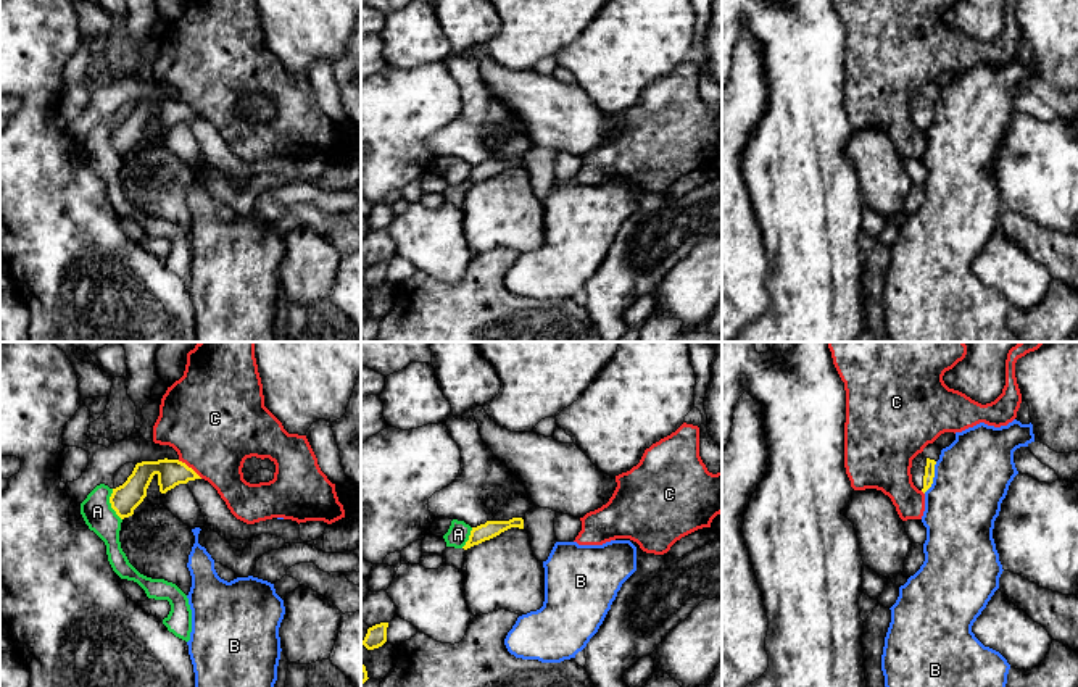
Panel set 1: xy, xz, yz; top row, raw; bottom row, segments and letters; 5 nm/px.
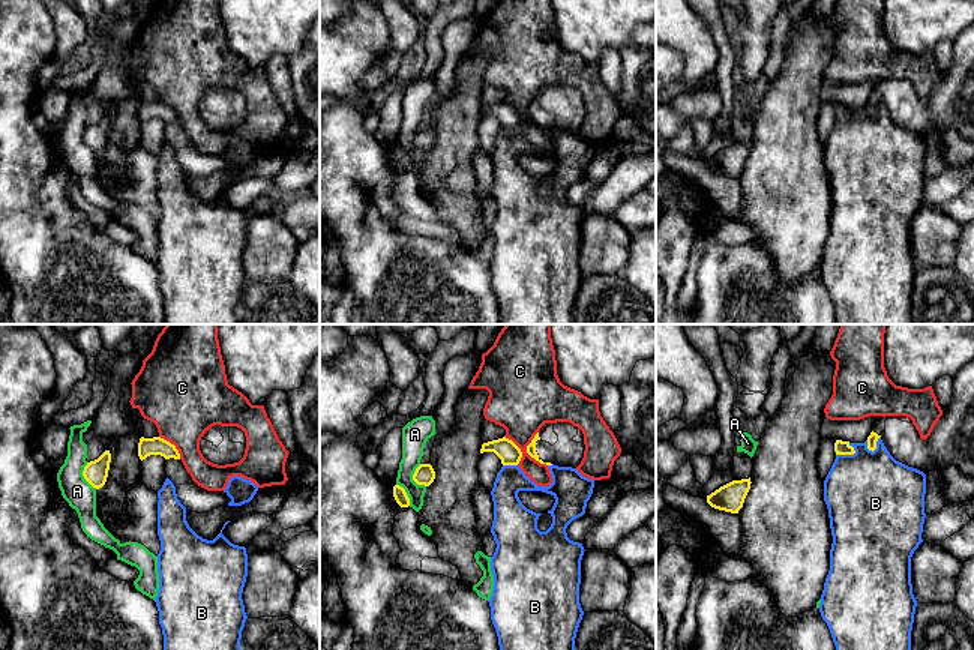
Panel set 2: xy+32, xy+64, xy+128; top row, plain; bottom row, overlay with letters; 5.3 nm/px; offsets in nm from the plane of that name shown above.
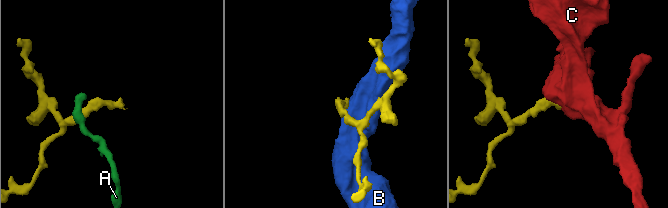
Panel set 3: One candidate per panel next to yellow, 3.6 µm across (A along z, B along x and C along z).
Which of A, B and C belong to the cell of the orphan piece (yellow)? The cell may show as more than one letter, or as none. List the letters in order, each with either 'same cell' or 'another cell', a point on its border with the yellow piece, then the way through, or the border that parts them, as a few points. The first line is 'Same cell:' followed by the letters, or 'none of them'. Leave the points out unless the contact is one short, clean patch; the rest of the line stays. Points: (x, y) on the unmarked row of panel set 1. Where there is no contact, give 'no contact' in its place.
Same cell: none of them
A: another cell; meets yellow in xy at (111, 144); border along xy (111, 128), (110, 145), (121, 158)
B: another cell; meets yellow in yz at (933, 115); border along yz (937, 100), (933, 121), (924, 131)
C: another cell; meets yellow in xy at (190, 107)

